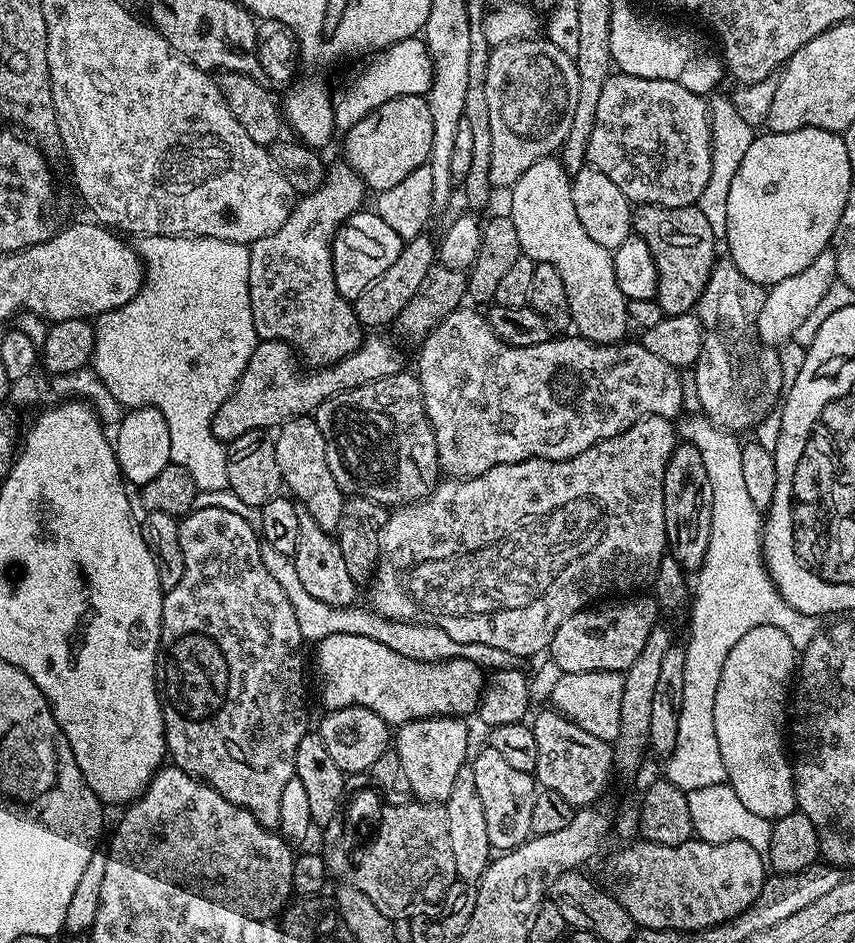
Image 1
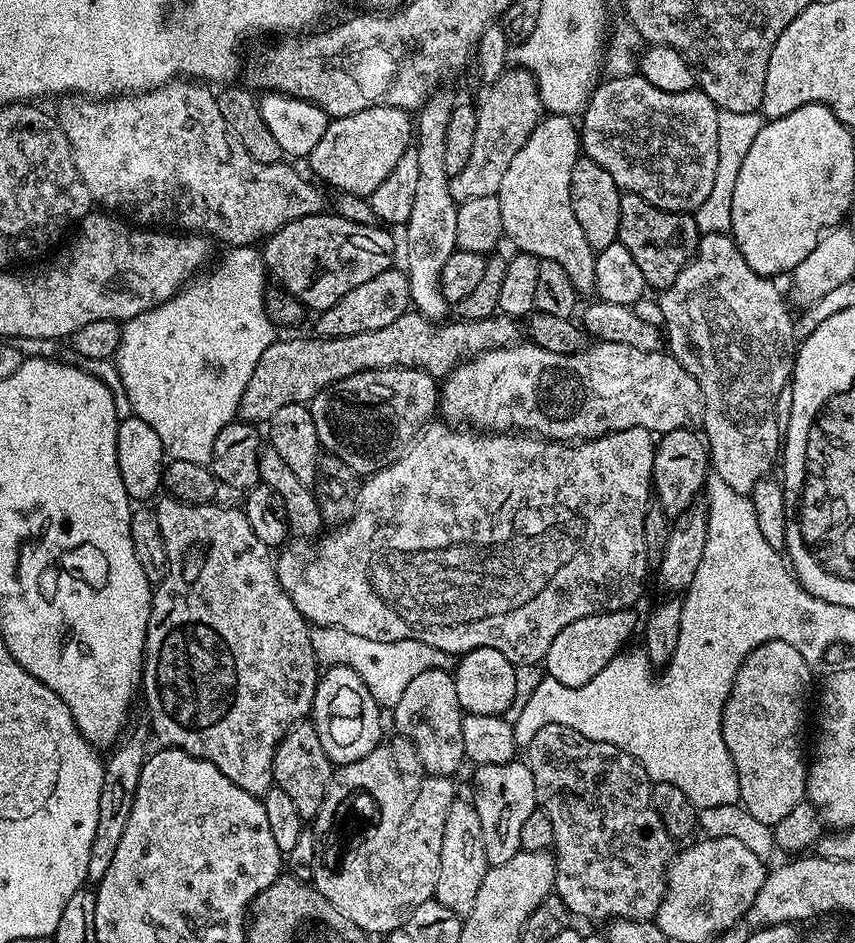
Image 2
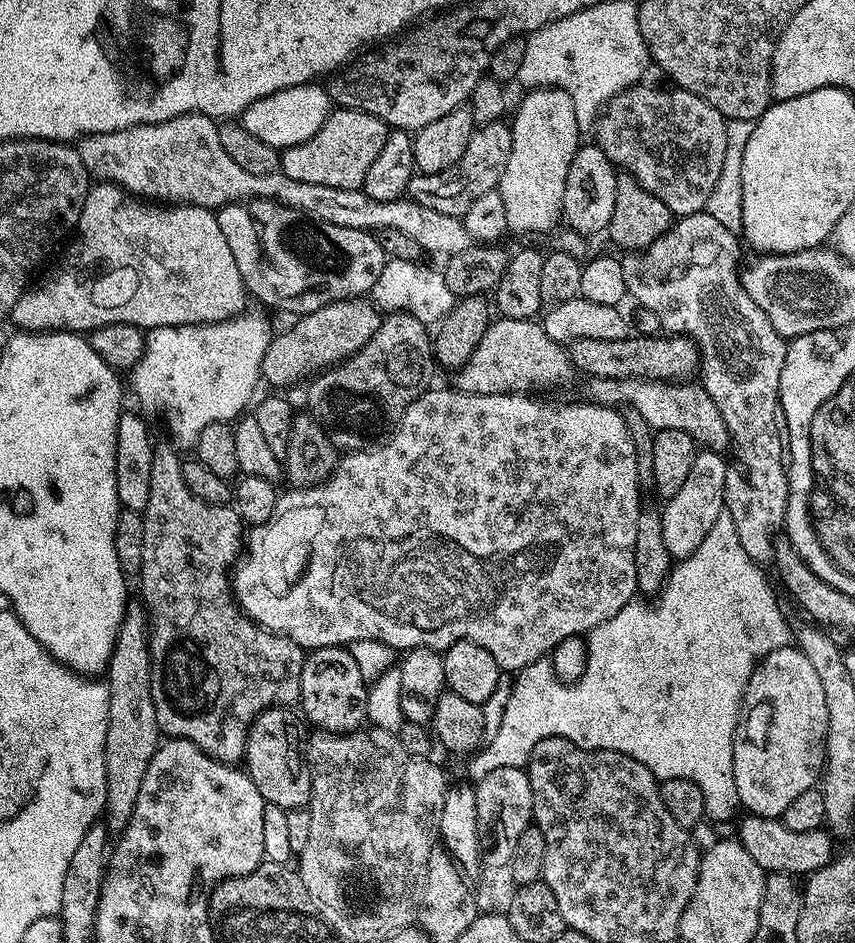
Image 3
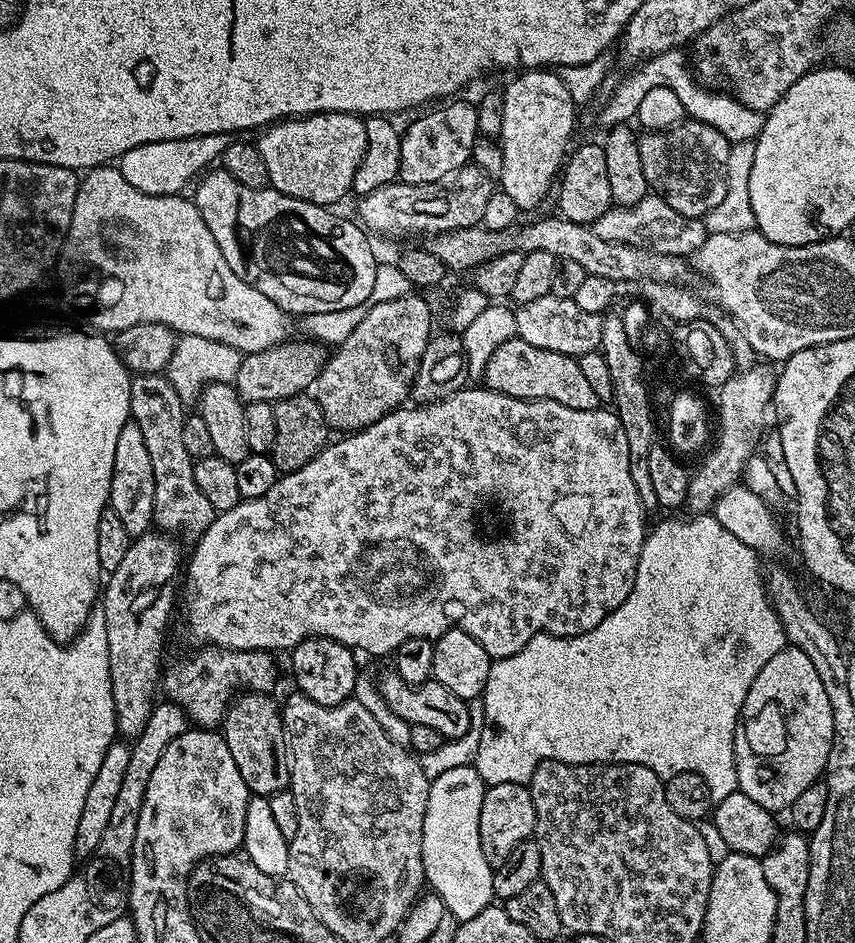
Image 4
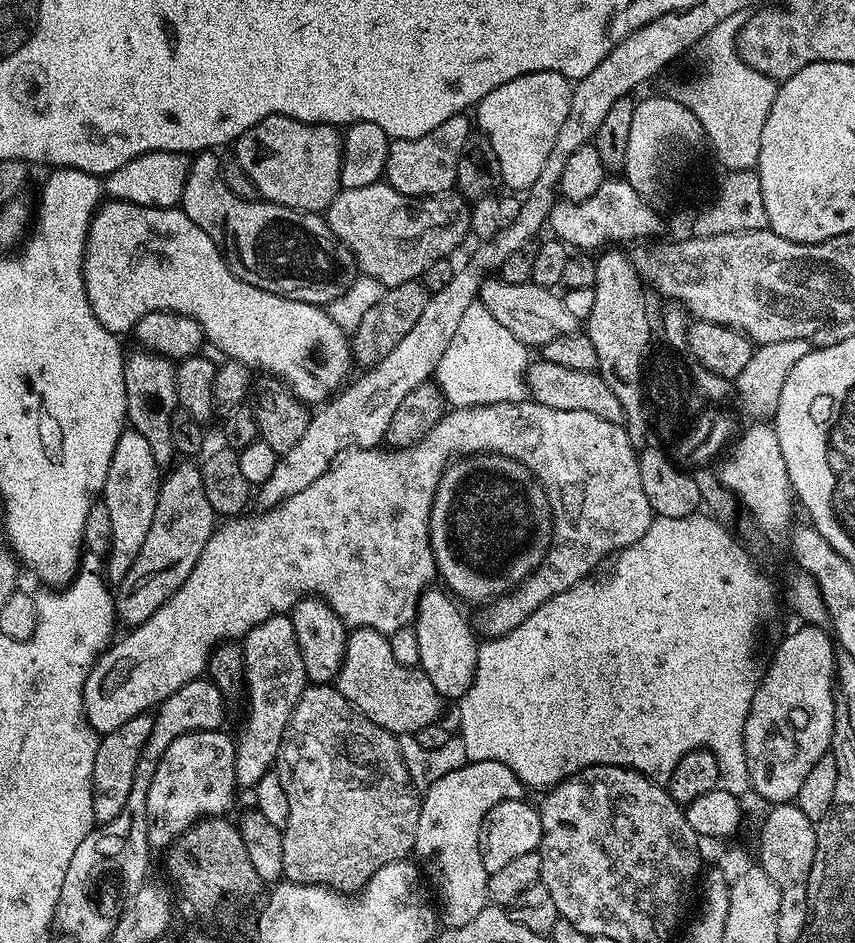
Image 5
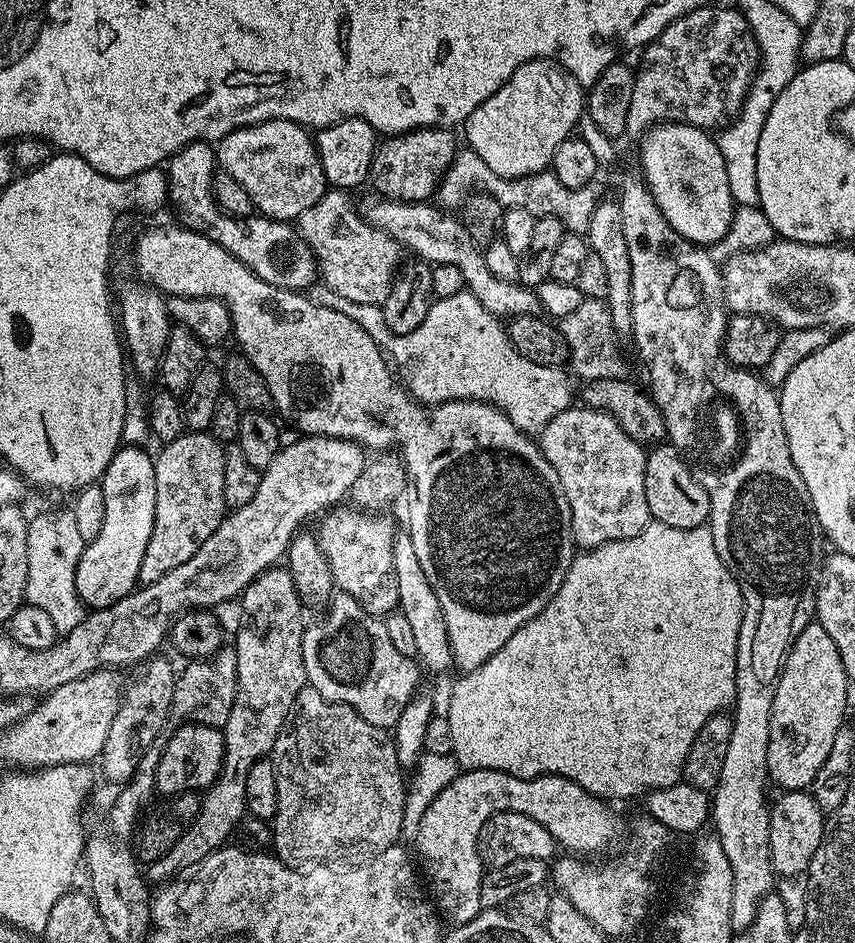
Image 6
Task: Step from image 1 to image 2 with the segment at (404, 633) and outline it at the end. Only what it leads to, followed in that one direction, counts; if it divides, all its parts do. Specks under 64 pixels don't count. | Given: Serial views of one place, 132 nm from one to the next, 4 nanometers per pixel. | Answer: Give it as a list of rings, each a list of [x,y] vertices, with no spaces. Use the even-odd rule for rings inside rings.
[[[319,626],[309,631],[308,637],[316,659],[321,665],[341,664],[353,668],[362,678],[362,682],[366,682],[370,694],[384,710],[396,707],[398,698],[402,698],[402,693],[406,686],[410,686],[410,681],[415,675],[422,674],[422,670],[443,668],[446,664],[445,652],[417,640],[374,642],[374,638],[361,638],[358,634],[350,634],[350,630]]]

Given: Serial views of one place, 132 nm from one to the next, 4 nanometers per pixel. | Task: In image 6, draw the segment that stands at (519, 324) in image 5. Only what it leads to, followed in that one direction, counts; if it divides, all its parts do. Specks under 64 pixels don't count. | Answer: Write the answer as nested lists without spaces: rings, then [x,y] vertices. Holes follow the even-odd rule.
[[[375,199],[362,208],[364,219],[397,240],[407,251],[409,248],[416,255],[413,257],[432,266],[449,264],[457,268],[462,273],[466,291],[474,294],[474,298],[478,298],[478,302],[482,302],[482,306],[490,310],[490,314],[497,318],[513,318],[531,316],[537,311],[538,301],[533,289],[526,288],[519,282],[494,278],[494,274],[490,274],[483,251],[472,243],[466,226],[455,215],[441,210],[432,202],[407,204],[401,200]]]

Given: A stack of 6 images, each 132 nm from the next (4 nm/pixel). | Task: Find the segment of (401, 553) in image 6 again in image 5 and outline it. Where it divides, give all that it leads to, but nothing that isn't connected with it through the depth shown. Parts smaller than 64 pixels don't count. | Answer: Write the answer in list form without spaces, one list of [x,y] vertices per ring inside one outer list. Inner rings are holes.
[[[429,586],[420,595],[414,621],[414,627],[418,634],[418,658],[420,659],[418,667],[420,671],[426,674],[426,678],[430,678],[434,690],[438,690],[438,694],[448,702],[459,701],[460,697],[466,694],[466,690],[470,690],[470,686],[476,677],[476,663],[478,662],[477,633],[474,631],[470,620],[467,620],[460,613],[459,607],[461,608],[461,605],[443,587]]]

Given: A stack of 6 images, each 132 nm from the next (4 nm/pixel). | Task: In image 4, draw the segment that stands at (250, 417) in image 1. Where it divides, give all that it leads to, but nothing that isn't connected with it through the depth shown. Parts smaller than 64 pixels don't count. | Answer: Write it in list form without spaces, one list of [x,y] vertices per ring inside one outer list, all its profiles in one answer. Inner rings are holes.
[[[519,338],[502,342],[498,350],[490,354],[482,384],[491,392],[501,392],[510,398],[562,402],[562,406],[570,406],[570,410],[594,410],[602,404],[579,369],[577,357],[558,354],[554,350],[542,350]]]

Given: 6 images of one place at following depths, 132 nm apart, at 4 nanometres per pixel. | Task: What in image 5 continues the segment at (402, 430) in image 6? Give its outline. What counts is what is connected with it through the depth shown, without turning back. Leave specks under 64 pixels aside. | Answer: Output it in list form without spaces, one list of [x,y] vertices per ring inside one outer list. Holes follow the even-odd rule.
[[[105,199],[92,215],[88,227],[84,285],[94,318],[98,318],[106,330],[131,333],[136,323],[151,312],[177,312],[189,316],[202,326],[205,341],[218,346],[227,359],[242,362],[249,370],[261,368],[269,372],[272,375],[269,377],[290,386],[293,394],[309,406],[319,406],[337,395],[349,379],[348,367],[354,364],[349,333],[342,331],[328,311],[321,305],[270,294],[258,286],[250,286],[250,282],[242,282],[216,249],[210,234],[206,234],[202,226],[194,226],[179,206],[155,208],[129,200]],[[477,452],[470,456],[457,458],[440,475],[428,523],[428,537],[432,543],[432,553],[436,559],[436,571],[439,579],[441,581],[444,579],[443,587],[457,601],[463,602],[465,605],[468,603],[476,604],[475,606],[487,606],[499,600],[501,596],[507,596],[509,592],[519,588],[543,564],[545,556],[548,555],[548,548],[552,545],[552,511],[548,495],[529,468],[522,466],[514,458],[503,456],[501,452]]]

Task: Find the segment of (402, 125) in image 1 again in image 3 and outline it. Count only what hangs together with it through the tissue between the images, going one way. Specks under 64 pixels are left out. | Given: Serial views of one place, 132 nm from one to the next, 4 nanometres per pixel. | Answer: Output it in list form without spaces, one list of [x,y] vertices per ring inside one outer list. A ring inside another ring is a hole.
[[[342,107],[332,111],[325,115],[322,130],[314,138],[280,152],[279,171],[286,178],[294,178],[294,182],[312,182],[314,186],[334,186],[338,190],[363,189],[366,174],[374,166],[390,129],[374,114]]]

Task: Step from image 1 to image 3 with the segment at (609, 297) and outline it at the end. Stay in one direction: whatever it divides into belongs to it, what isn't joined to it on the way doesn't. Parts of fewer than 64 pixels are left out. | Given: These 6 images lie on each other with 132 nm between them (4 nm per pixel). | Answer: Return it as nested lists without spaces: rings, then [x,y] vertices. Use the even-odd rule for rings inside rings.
[[[534,88],[527,95],[516,108],[516,117],[510,120],[512,149],[498,190],[506,205],[506,222],[513,233],[551,233],[562,220],[566,174],[570,162],[574,162],[574,154],[582,147],[582,133],[578,118],[574,118],[570,94],[557,88]]]

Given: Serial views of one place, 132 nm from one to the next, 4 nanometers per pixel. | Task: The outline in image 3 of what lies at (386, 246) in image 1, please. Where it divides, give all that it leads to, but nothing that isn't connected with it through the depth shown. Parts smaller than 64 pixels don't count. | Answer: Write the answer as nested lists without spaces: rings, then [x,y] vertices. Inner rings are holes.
[[[255,199],[228,204],[216,212],[216,217],[218,226],[222,226],[222,235],[230,245],[230,254],[234,254],[234,262],[238,262],[238,274],[242,274],[245,289],[280,312],[303,314],[339,300],[367,297],[384,269],[384,248],[373,233],[350,230],[346,226],[301,222],[297,213],[273,200]]]

